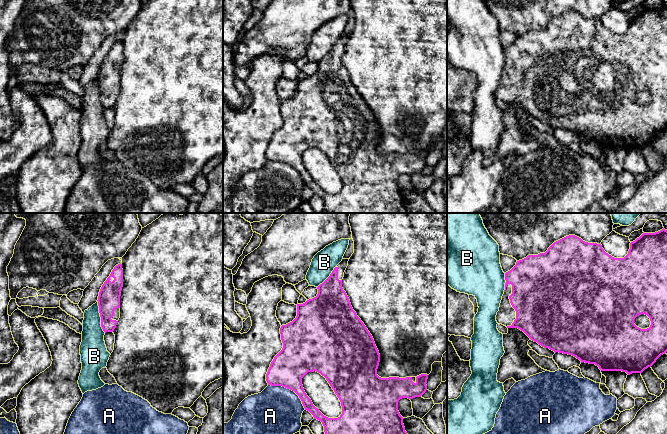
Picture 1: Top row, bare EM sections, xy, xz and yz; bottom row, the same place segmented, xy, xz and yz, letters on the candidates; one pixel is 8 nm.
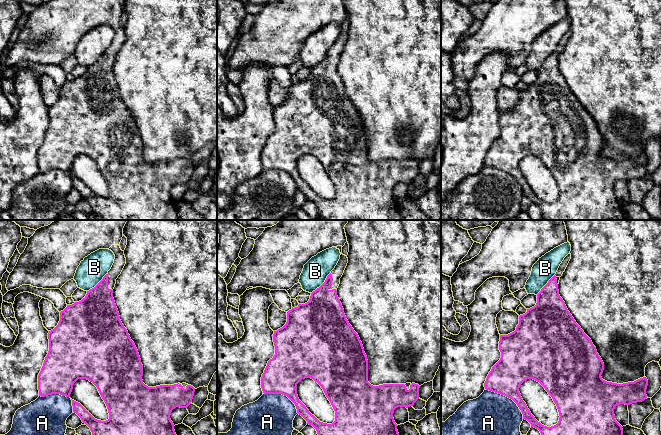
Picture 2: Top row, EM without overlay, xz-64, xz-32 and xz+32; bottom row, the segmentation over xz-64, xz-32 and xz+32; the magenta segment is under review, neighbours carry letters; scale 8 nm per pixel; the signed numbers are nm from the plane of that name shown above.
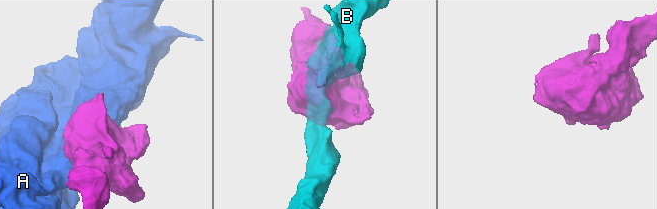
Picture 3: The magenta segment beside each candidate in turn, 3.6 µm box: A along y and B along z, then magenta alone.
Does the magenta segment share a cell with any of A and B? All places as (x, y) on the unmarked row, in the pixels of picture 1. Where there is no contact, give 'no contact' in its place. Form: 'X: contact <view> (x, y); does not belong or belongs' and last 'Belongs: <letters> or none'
A: contact xz (290, 165); does not belong
B: contact xy (100, 92); does not belong
Belongs: none

